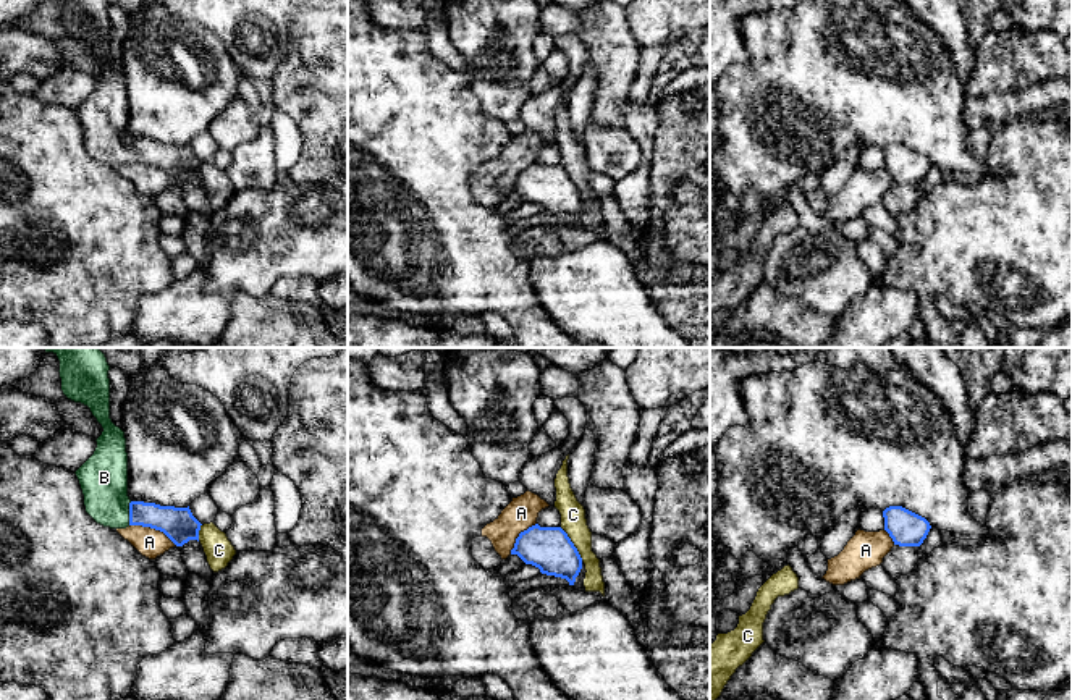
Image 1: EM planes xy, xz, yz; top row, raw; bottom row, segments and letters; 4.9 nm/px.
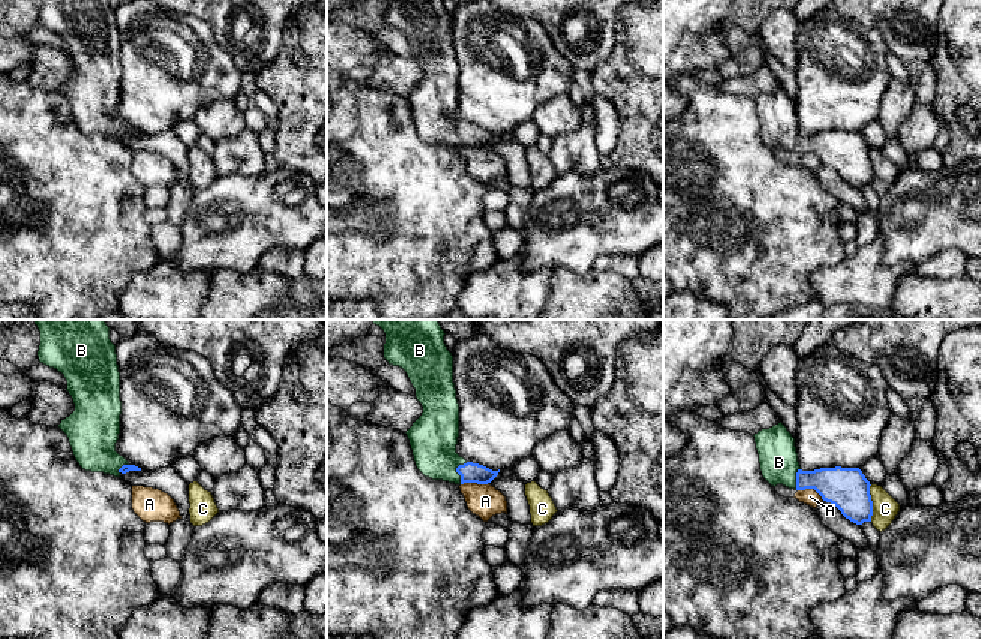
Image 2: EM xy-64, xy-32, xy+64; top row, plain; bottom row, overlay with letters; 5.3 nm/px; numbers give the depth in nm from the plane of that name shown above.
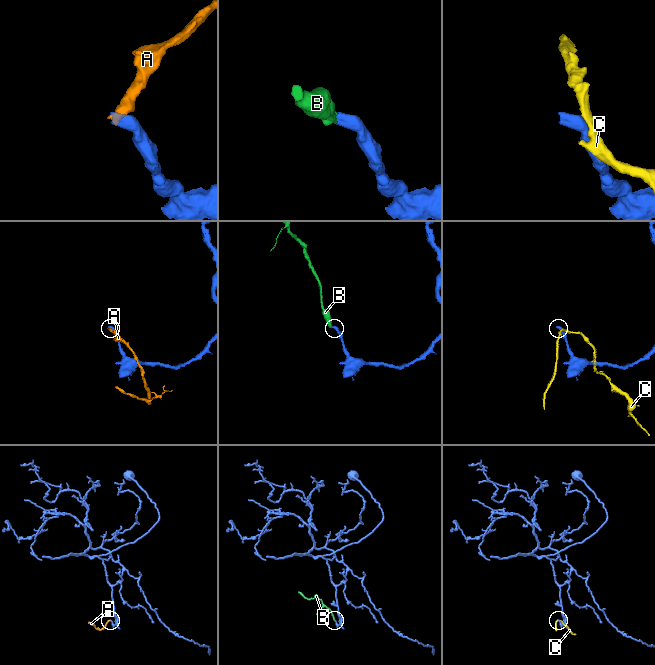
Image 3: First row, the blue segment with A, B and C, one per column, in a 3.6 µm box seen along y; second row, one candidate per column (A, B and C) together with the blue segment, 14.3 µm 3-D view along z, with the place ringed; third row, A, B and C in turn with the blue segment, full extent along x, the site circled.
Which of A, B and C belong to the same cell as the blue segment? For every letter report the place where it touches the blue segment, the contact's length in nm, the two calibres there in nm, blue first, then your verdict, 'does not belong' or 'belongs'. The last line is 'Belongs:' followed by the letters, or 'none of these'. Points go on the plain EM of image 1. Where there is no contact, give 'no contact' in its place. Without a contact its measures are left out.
A: xy (154, 165) | 260 nm | 170/140 nm | does not belong
B: xy (130, 151) | 120 nm | 170/240 nm | belongs
C: xz (573, 181) | 200 nm | 220/130 nm | does not belong
Belongs: B

